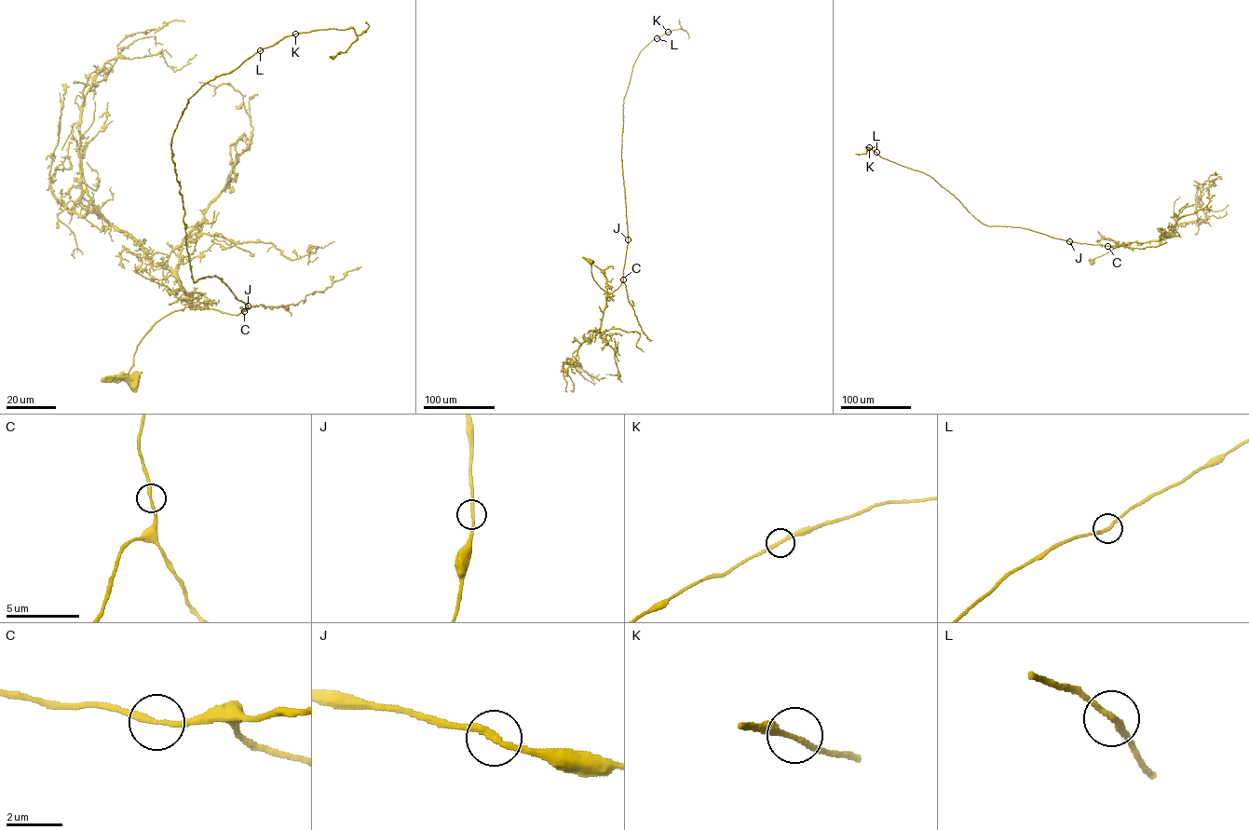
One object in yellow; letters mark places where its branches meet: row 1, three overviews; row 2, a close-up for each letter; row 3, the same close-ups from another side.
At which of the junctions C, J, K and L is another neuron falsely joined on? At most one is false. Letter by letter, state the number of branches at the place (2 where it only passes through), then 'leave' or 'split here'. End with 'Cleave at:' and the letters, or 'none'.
C: 2 | leave
J: 2 | leave
K: 2 | leave
L: 2 | leave
Cleave at: none

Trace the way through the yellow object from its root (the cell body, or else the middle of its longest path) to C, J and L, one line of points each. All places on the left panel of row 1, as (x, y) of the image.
C: (133, 379), (136, 381), (128, 371), (137, 346), (162, 318), (186, 306), (216, 309), (237, 315), (244, 311)
J: (133, 379), (136, 381), (128, 371), (137, 346), (162, 318), (192, 306), (237, 315), (248, 306)
L: (133, 379), (137, 346), (162, 318), (248, 306), (214, 275), (194, 282), (170, 142), (187, 101), (260, 51)

